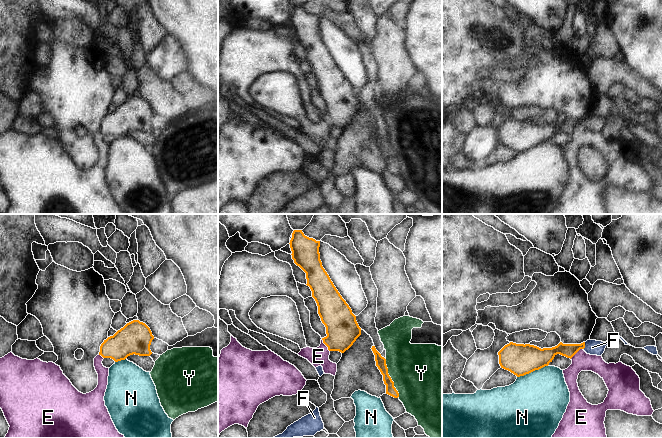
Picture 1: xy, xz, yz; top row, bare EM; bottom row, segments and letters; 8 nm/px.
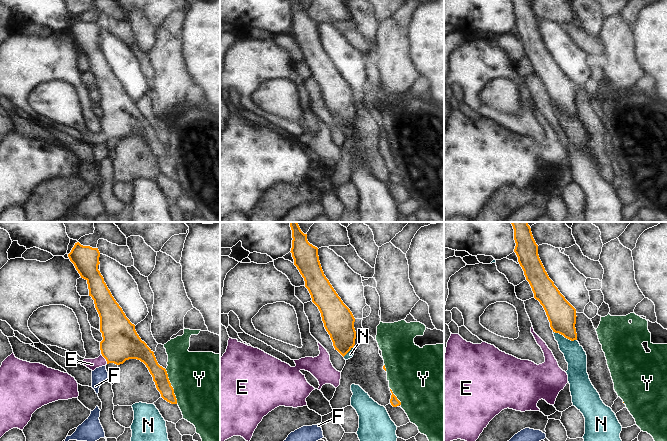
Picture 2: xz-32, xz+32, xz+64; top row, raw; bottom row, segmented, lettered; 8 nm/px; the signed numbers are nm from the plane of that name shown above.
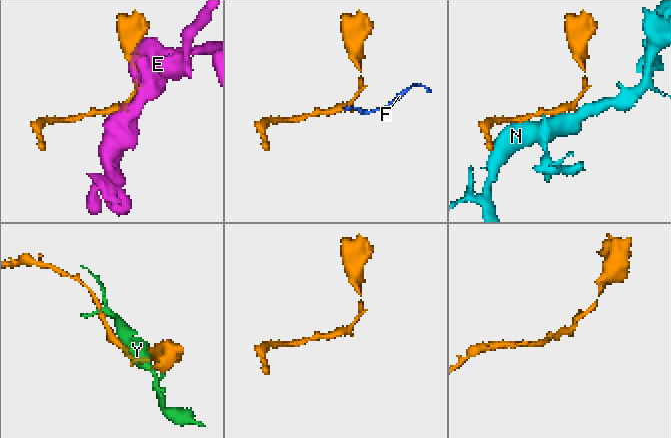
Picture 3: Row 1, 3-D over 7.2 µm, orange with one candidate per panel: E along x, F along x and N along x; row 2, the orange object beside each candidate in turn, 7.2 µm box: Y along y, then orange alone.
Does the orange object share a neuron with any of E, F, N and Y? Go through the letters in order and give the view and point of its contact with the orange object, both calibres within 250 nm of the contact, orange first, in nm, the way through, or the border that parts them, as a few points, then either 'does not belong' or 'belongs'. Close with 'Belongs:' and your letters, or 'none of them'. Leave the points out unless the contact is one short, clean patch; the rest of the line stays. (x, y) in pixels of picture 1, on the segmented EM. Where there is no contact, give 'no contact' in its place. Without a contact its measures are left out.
E: xz (325, 344) | 260/150 nm | along xz (321, 339), (329, 351) | does not belong
F: yz (584, 346) | 110/120 nm | across yz (568, 350), (584, 346), (592, 347) | belongs
N: yz (532, 371) | 240/480 nm | does not belong
Y: xz (390, 378) | 80/460 nm | does not belong
Belongs: F

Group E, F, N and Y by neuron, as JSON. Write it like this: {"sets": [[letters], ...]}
{"sets": [["E"], ["F"], ["N"], ["Y"]]}

